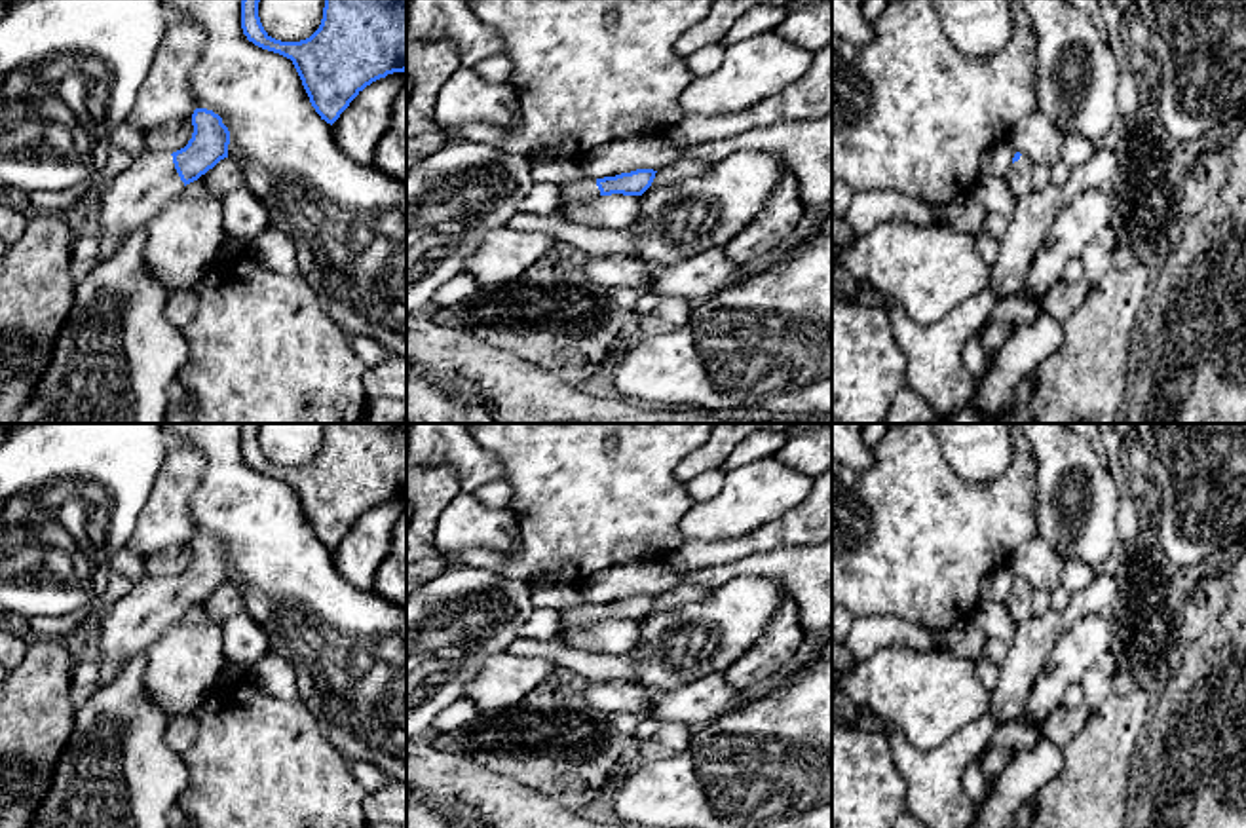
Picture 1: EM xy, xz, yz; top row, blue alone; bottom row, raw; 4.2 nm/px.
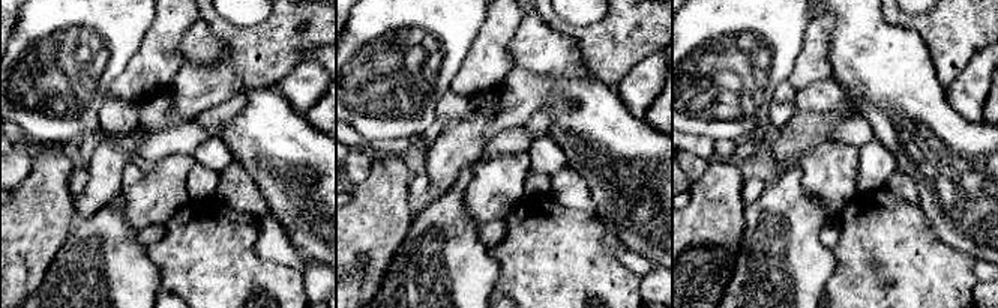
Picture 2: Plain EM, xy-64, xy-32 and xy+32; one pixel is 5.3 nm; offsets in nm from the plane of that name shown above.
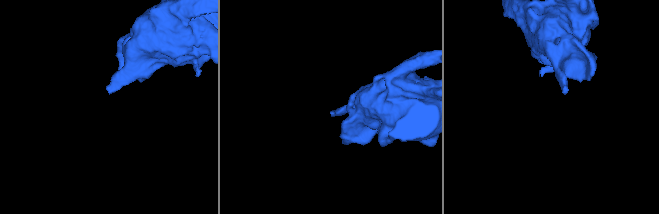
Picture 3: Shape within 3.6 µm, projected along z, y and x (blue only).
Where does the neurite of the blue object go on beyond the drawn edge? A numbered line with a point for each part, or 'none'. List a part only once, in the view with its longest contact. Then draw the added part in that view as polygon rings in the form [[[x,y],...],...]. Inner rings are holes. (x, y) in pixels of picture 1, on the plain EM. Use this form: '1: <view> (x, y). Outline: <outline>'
1: xy (139, 618). Outline: [[[146,577],[133,583],[125,596],[101,608],[101,648],[106,659],[101,678],[116,674],[182,617],[184,608],[171,579]]]

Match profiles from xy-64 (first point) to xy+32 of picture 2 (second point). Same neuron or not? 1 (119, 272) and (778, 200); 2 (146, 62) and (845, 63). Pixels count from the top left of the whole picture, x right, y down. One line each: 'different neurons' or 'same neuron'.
1: same neuron
2: different neurons

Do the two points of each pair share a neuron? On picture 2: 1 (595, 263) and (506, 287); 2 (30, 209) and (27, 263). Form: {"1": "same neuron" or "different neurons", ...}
{"1": "same neuron", "2": "same neuron"}

